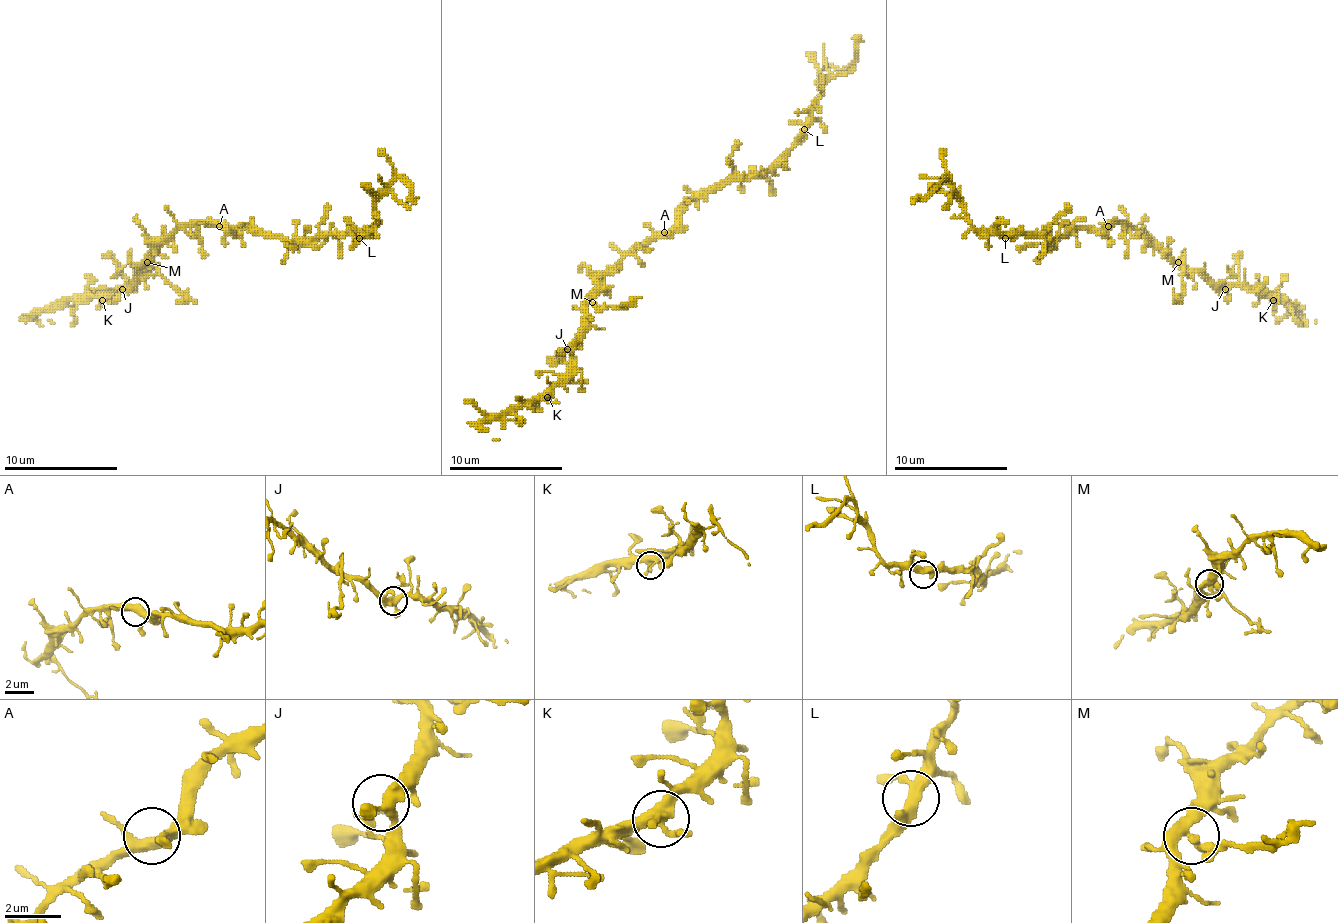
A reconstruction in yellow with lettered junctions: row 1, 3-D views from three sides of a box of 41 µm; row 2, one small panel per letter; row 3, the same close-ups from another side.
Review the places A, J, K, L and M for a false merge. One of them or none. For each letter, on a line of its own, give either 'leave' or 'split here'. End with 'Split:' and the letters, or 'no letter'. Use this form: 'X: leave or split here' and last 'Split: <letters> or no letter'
A: leave
J: leave
K: leave
L: leave
M: split here
Split: M

